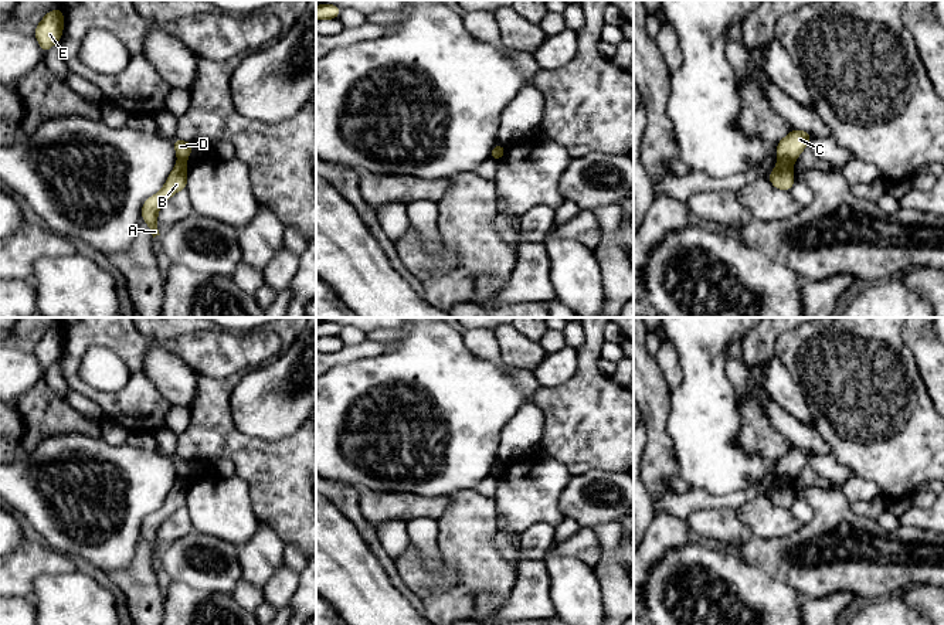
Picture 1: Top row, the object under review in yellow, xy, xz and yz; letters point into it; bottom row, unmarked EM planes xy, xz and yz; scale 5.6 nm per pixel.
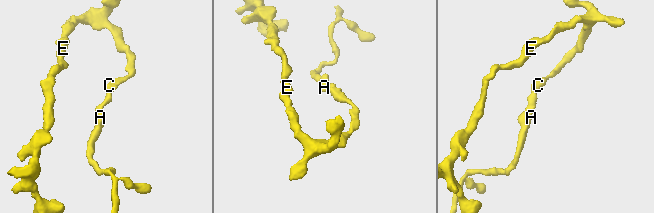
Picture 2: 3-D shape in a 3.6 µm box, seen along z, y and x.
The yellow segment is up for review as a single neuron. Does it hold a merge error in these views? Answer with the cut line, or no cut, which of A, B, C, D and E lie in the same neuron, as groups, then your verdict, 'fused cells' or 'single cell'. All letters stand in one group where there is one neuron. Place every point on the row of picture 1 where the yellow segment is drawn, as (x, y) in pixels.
cut yz (778, 162), (787, 162), (791, 166); groups A B / C D E; fused cells

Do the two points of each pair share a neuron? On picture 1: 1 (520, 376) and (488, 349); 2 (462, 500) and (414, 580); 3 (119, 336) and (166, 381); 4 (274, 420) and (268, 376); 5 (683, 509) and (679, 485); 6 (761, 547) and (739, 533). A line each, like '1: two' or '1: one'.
1: one
2: one
3: two
4: one
5: two
6: two

